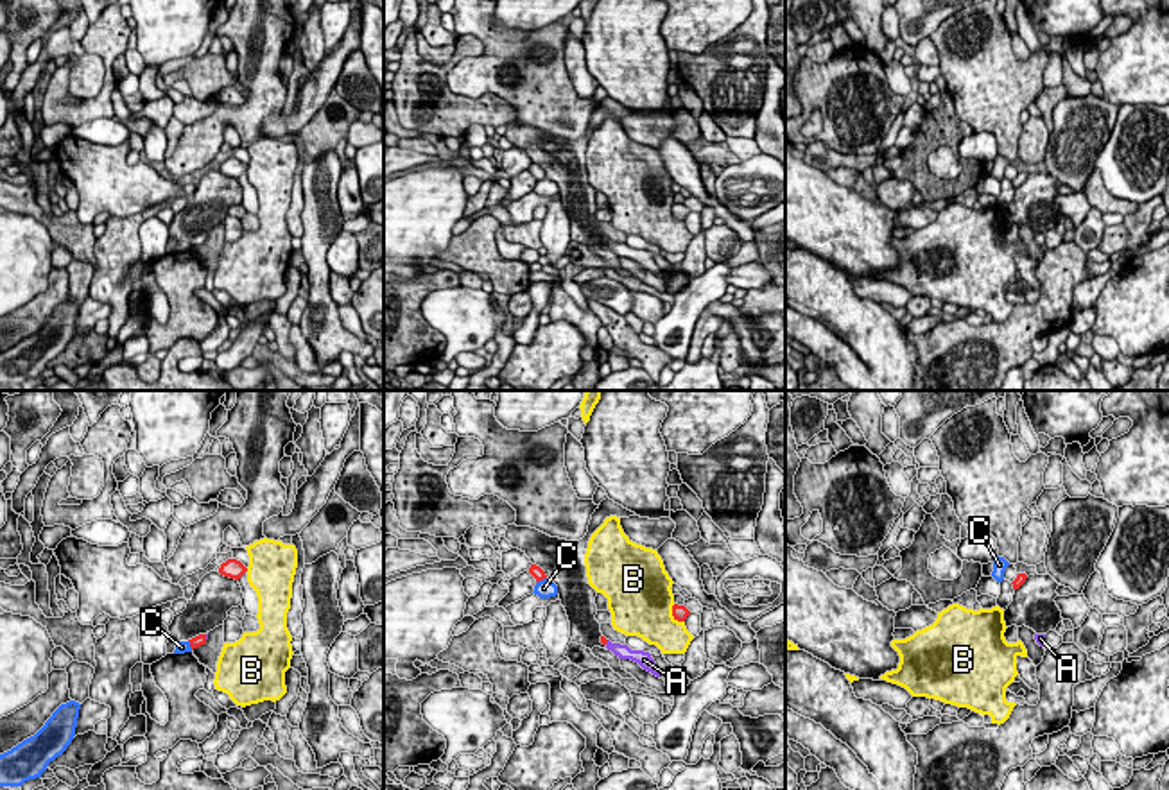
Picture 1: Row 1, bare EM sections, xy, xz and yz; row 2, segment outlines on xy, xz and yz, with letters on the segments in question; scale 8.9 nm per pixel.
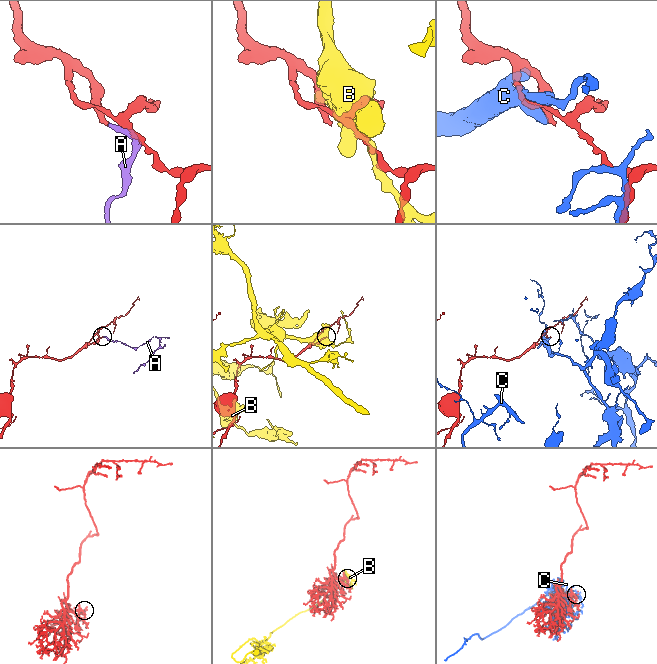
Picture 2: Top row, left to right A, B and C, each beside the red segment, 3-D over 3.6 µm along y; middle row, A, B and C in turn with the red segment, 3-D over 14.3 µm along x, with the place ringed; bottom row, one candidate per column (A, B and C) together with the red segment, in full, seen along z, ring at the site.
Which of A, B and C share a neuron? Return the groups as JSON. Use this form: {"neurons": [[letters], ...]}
{"neurons": [["A"], ["B"], ["C"]]}

